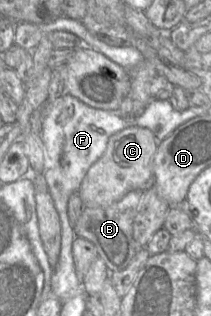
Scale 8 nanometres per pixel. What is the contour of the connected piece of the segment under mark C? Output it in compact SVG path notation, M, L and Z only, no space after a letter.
M127 127L112 135L104 154L89 168L78 190L84 207L107 207L134 190L144 191L153 180L153 161L158 140L147 128Z

